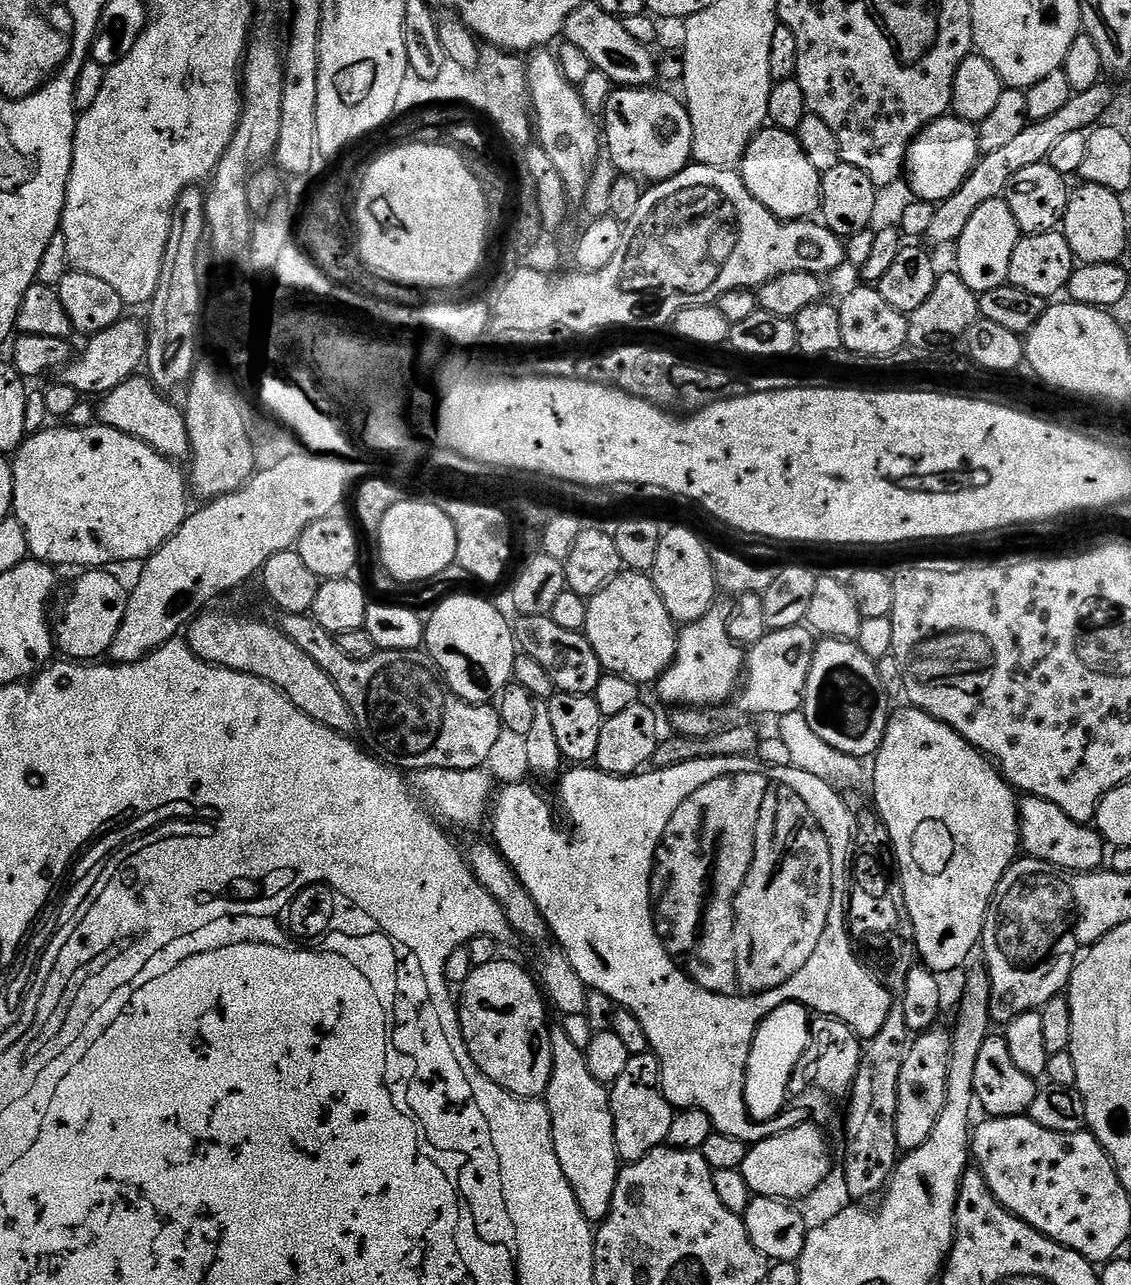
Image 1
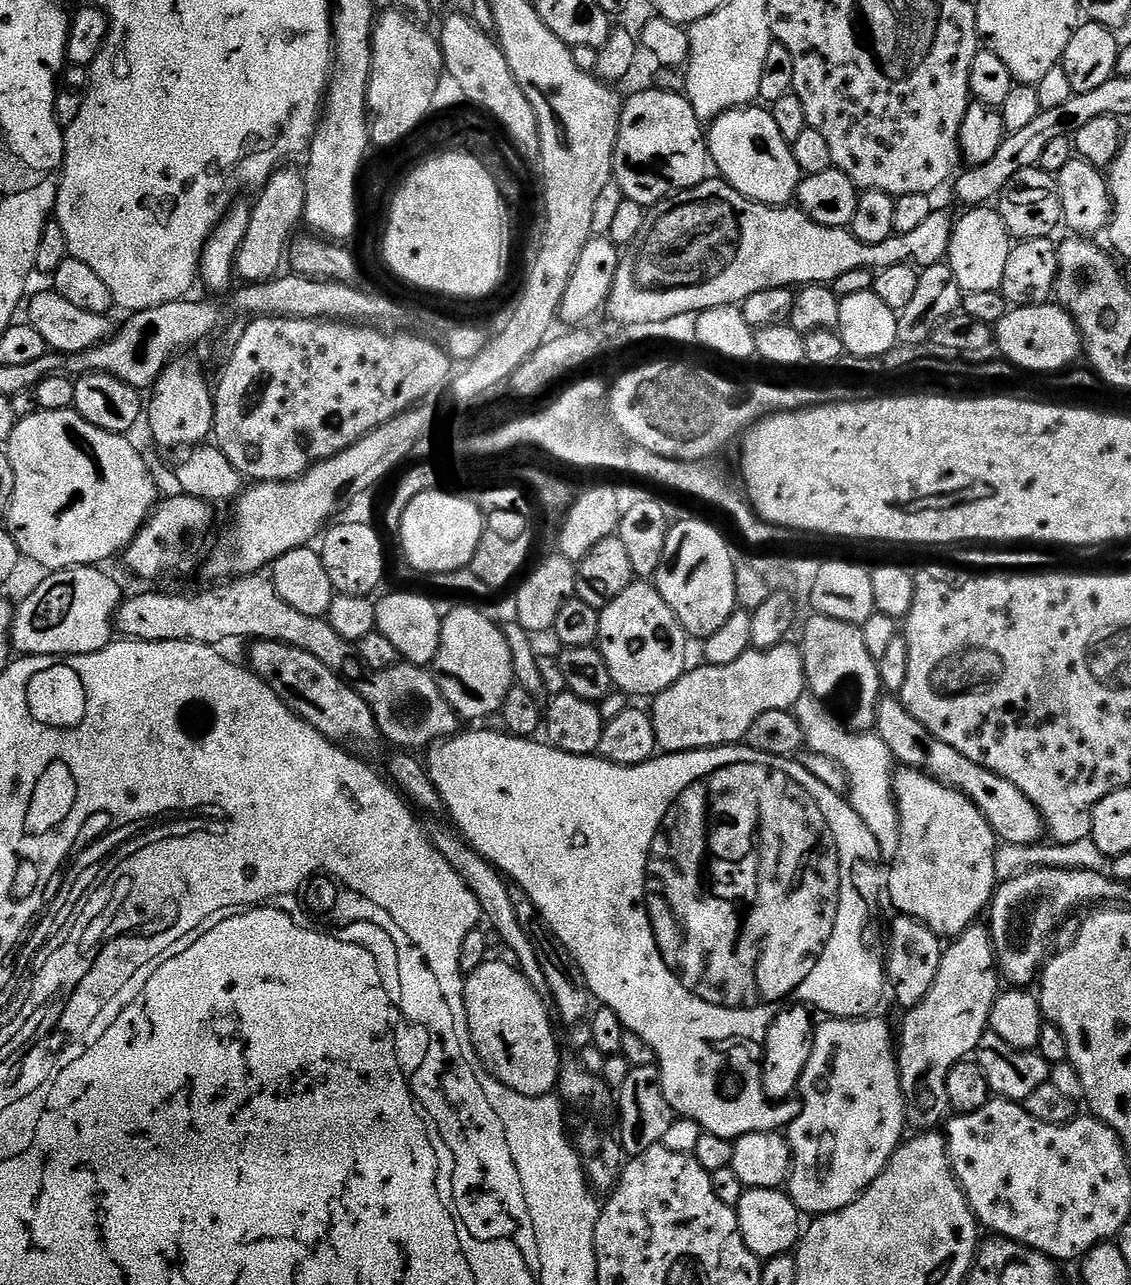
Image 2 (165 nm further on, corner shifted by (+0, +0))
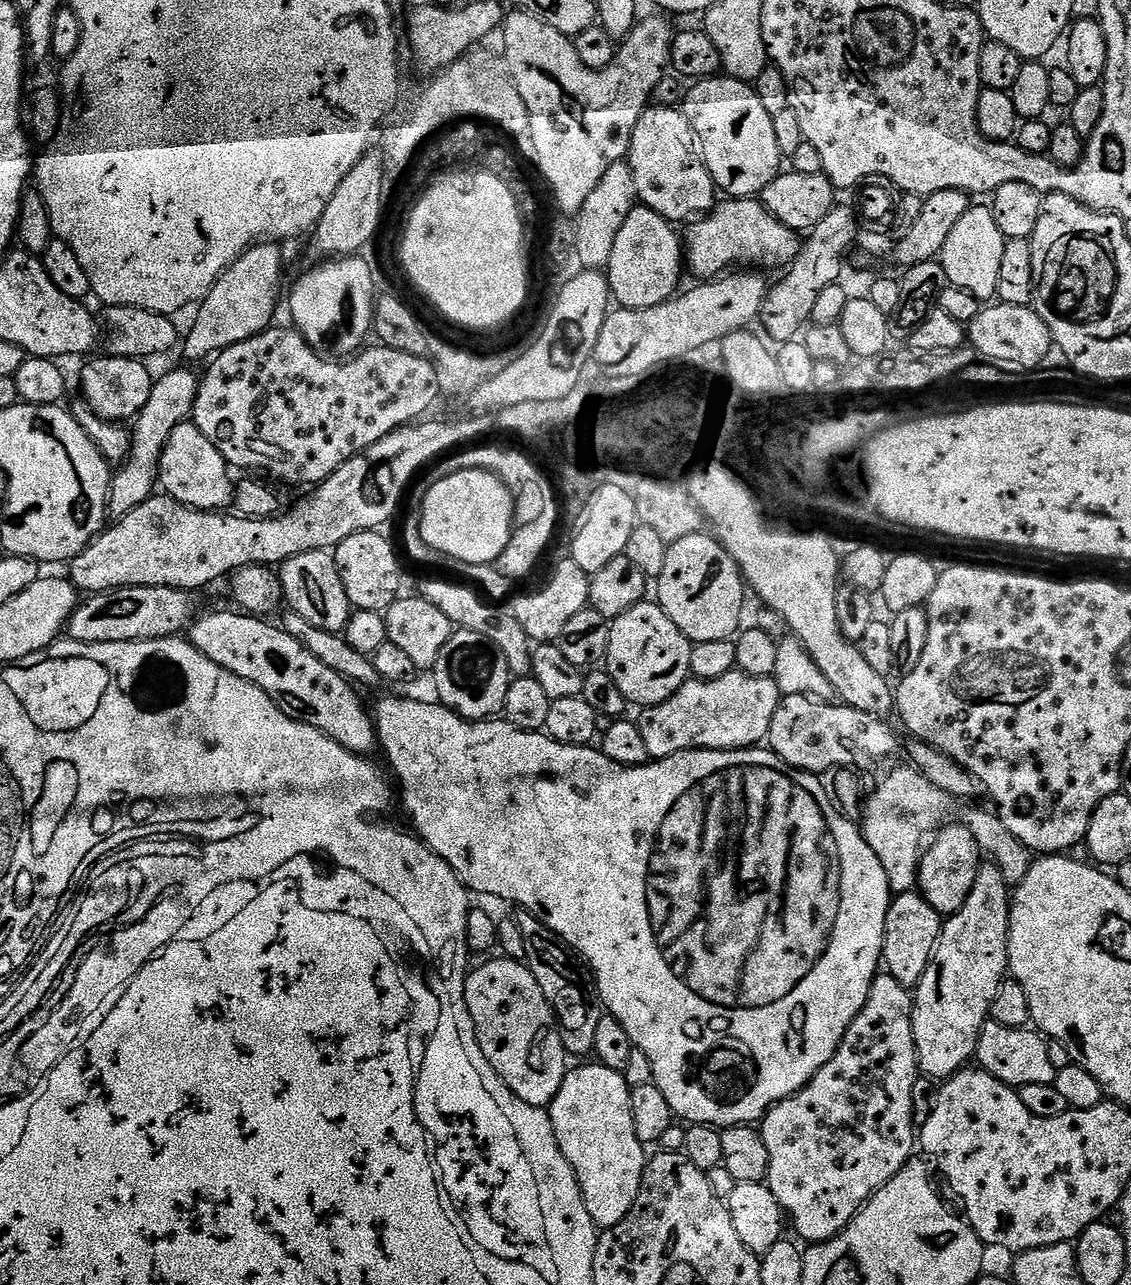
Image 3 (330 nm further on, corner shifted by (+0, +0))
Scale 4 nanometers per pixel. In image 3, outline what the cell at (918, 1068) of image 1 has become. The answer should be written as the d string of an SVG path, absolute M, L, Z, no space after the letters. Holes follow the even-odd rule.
M981 863L970 898L962 902L962 910L943 921L930 966L914 988L916 1067L935 1082L961 1071L976 1055L982 1026L988 1023L994 998L1009 975L1009 922L1010 885L998 865Z

